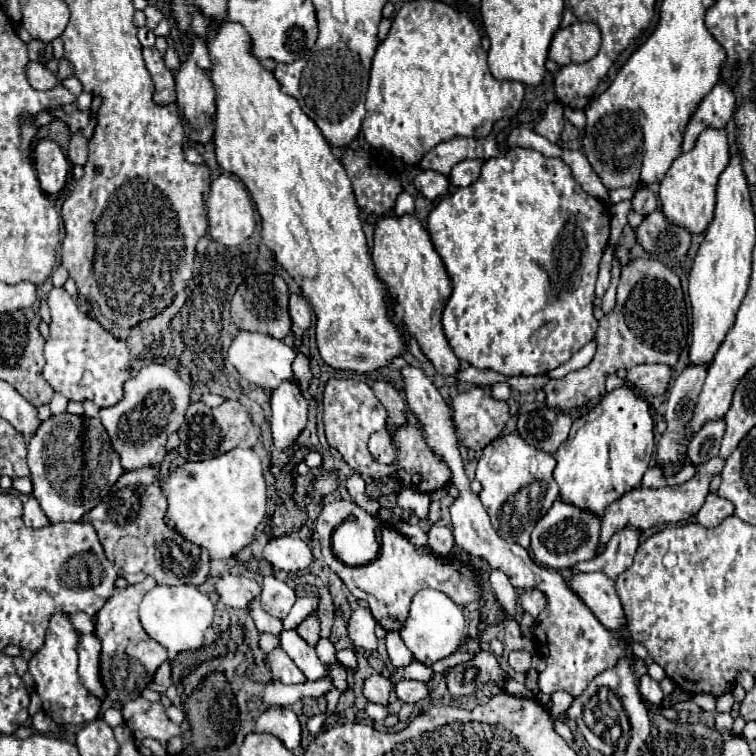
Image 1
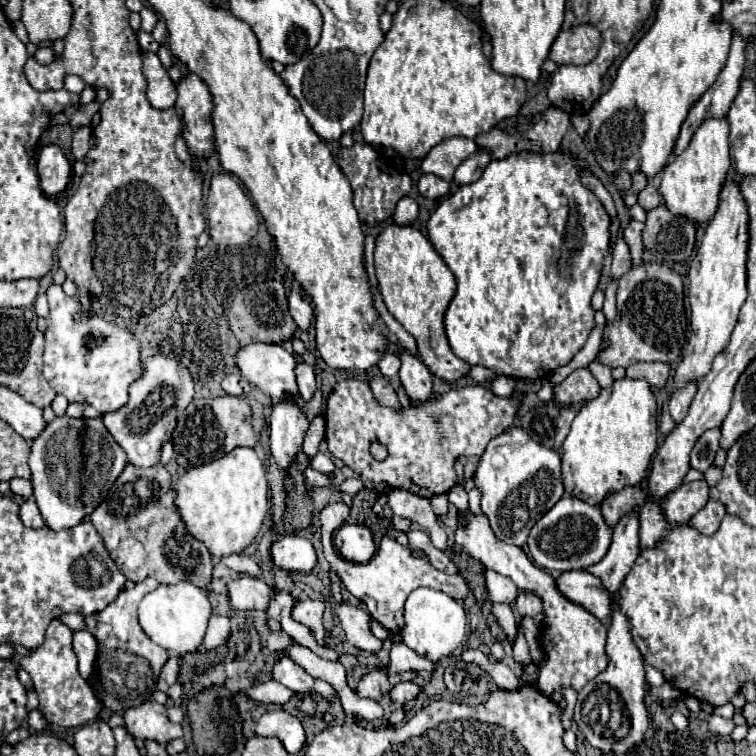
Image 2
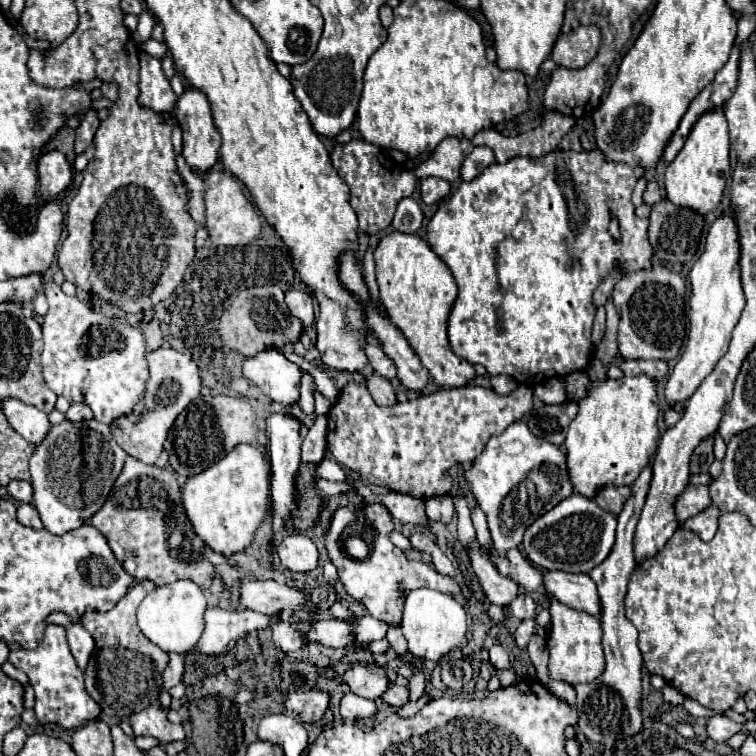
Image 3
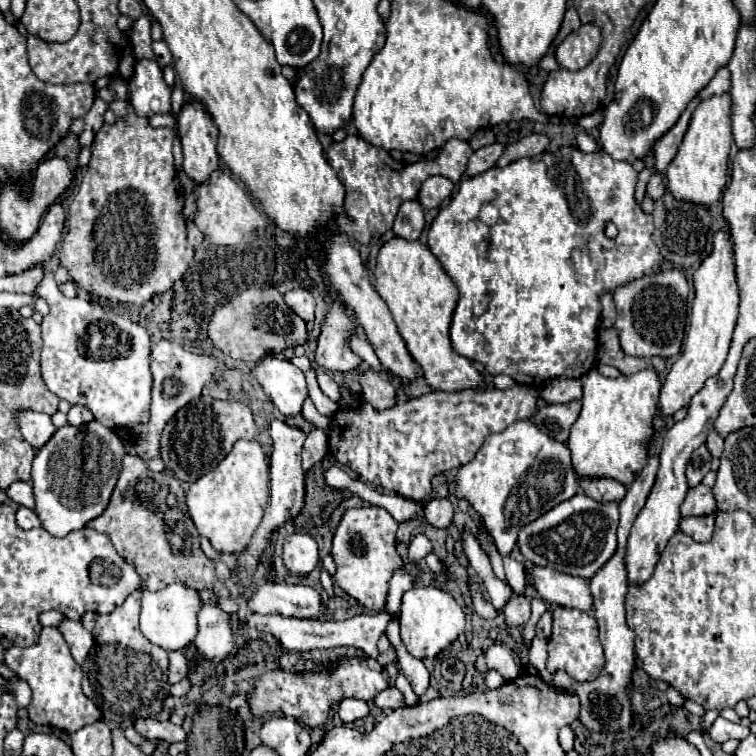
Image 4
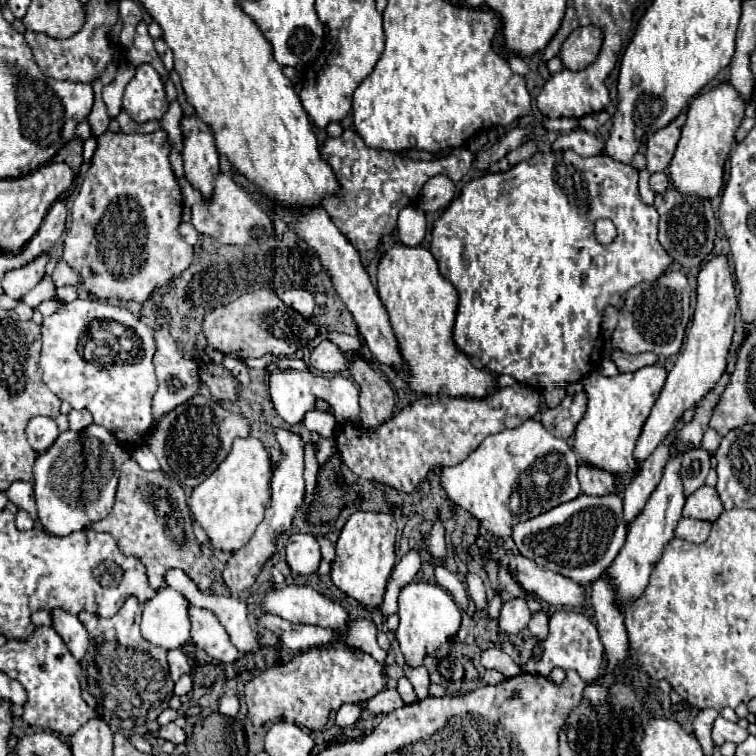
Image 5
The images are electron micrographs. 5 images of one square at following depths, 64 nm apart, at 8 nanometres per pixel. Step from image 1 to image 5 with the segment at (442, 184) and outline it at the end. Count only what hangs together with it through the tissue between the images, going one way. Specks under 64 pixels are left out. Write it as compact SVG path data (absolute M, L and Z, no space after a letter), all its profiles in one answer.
M432 176L424 188L422 188L422 198L420 198L420 206L424 210L444 210L452 198L454 198L454 182L448 176Z

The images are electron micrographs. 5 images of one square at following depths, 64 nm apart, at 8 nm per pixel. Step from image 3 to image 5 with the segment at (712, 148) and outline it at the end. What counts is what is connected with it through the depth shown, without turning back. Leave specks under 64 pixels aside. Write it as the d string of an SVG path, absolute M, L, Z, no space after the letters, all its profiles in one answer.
M722 82L702 94L698 94L688 106L688 120L682 128L676 154L668 166L668 178L672 186L684 196L704 196L712 200L724 186L724 164L728 160L736 130L744 118L746 102L740 100L730 82Z

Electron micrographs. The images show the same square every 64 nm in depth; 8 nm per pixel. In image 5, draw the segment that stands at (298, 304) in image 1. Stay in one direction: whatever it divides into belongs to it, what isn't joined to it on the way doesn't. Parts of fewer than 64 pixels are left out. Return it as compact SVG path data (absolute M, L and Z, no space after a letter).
M290 290L282 294L282 300L286 306L294 308L296 312L300 312L304 318L312 318L312 310L314 310L314 296L308 290Z

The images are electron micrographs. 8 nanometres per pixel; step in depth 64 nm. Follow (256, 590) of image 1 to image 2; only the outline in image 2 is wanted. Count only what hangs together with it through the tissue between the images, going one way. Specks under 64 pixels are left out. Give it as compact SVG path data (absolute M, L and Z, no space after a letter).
M242 576L228 582L228 602L236 610L266 610L270 586L264 580Z

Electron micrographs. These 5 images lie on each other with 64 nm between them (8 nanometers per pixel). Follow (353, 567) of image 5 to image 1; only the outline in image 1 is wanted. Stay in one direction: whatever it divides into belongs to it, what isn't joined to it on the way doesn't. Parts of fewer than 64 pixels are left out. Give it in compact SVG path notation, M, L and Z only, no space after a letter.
M330 500L328 504L324 504L322 514L316 522L316 532L320 534L320 544L322 544L322 556L324 556L324 562L330 566L330 570L334 570L342 578L346 588L356 598L362 598L370 604L372 616L378 620L378 624L384 630L400 630L404 626L404 620L408 618L408 608L412 604L412 596L424 588L434 588L434 590L444 592L458 606L466 606L480 598L478 586L476 586L476 572L468 564L456 560L456 558L436 556L430 550L422 550L422 548L414 546L404 534L400 534L398 530L386 525L381 529L382 543L380 543L376 560L372 560L366 566L342 564L336 558L336 554L332 552L332 532L336 526L340 526L340 522L344 522L352 515L358 520L372 520L376 524L376 528L380 526L380 522L375 517L354 502Z

